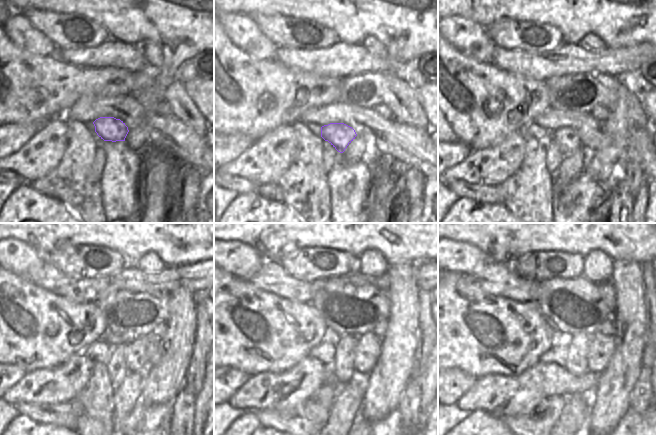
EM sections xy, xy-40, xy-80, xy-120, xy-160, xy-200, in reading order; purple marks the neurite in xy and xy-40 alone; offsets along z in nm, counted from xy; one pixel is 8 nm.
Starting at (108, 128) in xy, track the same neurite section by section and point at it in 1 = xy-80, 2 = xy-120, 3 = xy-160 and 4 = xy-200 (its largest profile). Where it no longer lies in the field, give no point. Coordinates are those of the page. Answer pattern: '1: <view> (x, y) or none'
1: xy-80 (568, 140)
2: xy-120 (141, 352)
3: xy-160 (368, 349)
4: xy-200 (601, 347)

